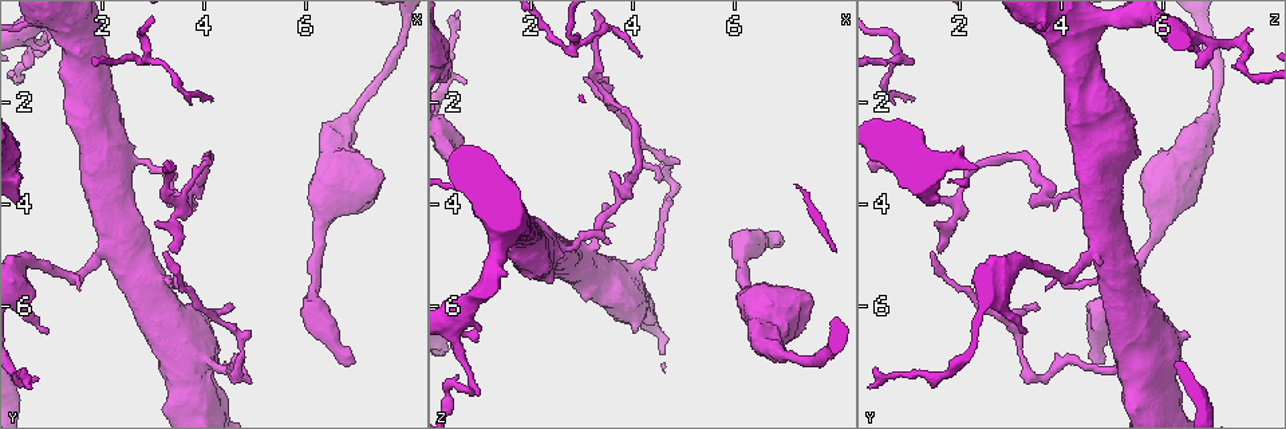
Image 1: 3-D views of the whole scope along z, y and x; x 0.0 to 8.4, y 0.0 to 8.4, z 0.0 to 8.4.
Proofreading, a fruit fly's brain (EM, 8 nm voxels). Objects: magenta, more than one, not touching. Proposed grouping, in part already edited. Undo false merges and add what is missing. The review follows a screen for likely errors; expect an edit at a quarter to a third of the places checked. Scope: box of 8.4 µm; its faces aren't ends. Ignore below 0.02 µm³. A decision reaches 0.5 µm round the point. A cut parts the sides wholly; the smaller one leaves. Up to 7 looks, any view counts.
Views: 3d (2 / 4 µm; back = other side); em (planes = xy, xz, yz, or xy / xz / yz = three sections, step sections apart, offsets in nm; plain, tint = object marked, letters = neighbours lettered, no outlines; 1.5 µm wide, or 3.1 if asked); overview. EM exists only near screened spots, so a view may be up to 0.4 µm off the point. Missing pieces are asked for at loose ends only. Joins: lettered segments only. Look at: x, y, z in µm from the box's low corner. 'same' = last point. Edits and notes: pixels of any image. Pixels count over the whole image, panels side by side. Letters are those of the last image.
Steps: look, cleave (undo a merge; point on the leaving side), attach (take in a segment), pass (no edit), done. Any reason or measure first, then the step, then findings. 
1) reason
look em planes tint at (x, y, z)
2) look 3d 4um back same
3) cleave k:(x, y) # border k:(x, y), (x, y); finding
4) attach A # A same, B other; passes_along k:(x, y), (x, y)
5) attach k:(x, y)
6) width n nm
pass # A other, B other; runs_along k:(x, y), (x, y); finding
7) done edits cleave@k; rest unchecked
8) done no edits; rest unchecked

look em xz step 8 tint at (6.95, 7.15, 4.70)

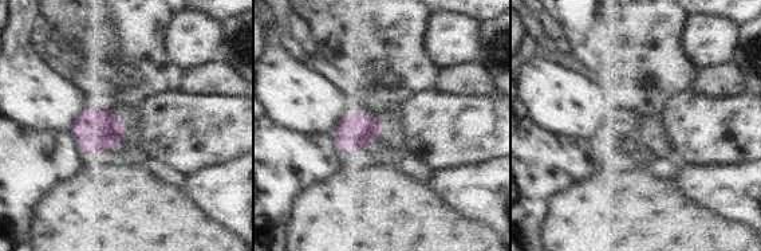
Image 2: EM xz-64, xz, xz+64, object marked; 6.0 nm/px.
look em planes letters same

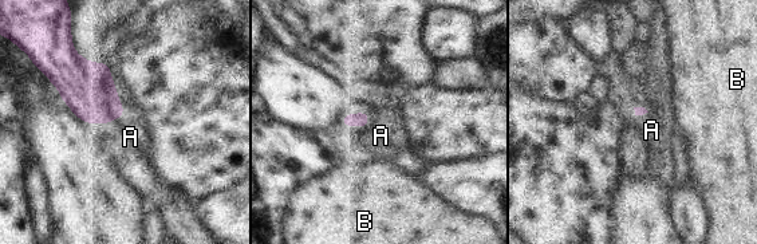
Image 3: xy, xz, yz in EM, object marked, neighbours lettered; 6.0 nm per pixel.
attach 3:(381, 136) # A same, B other; passes_along 3:(349, 119), (367, 121), (381, 136); the cell continues

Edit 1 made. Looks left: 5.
redraw
look overview

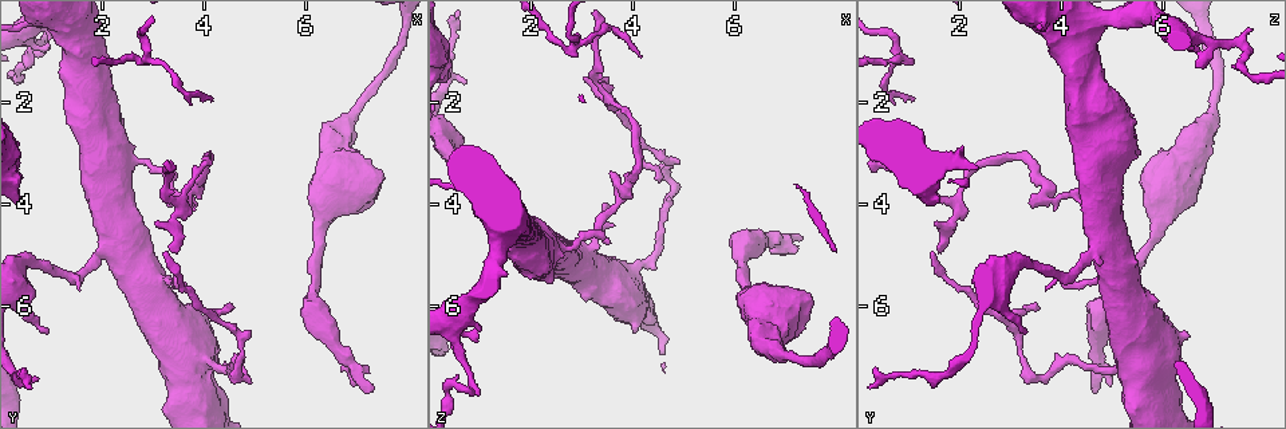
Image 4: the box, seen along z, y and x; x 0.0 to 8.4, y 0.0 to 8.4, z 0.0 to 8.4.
look em yz step 4 tint at (3.35, 4.95, 1.60)

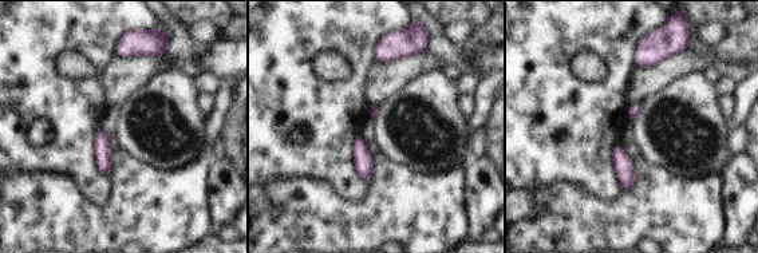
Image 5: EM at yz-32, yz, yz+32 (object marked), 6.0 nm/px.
what lies round it
look em yz step 4 letters same

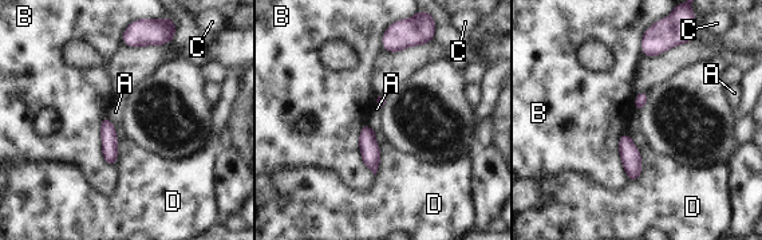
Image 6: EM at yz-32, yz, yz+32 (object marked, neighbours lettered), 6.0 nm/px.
pass # A other, B other, C other, D other; none of them fits

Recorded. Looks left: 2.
sharp bend
look em planes tint at (2.85, 1.25, 0.90)

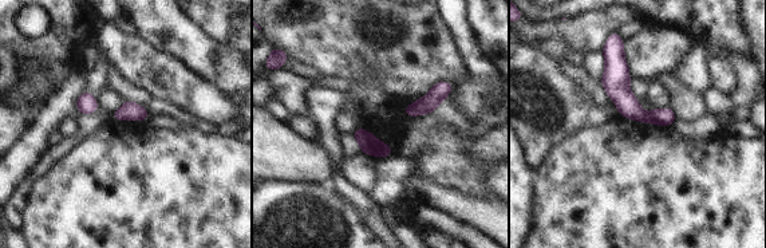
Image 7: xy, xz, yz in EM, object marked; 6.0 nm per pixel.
what lies round it
look em planes letters same

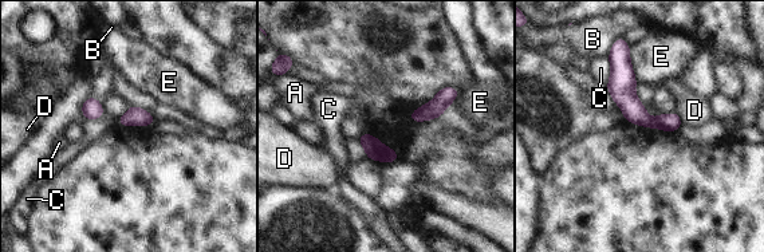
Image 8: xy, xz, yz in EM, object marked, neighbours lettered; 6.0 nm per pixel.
cleave 8:(623, 95) # A other, B other, C other, D other, E other; part_leaving 8:(615, 54), (623, 95), (650, 123); a second cell is stuck on

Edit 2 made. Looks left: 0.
done edits attach@3, cleave@8; rest unchecked

